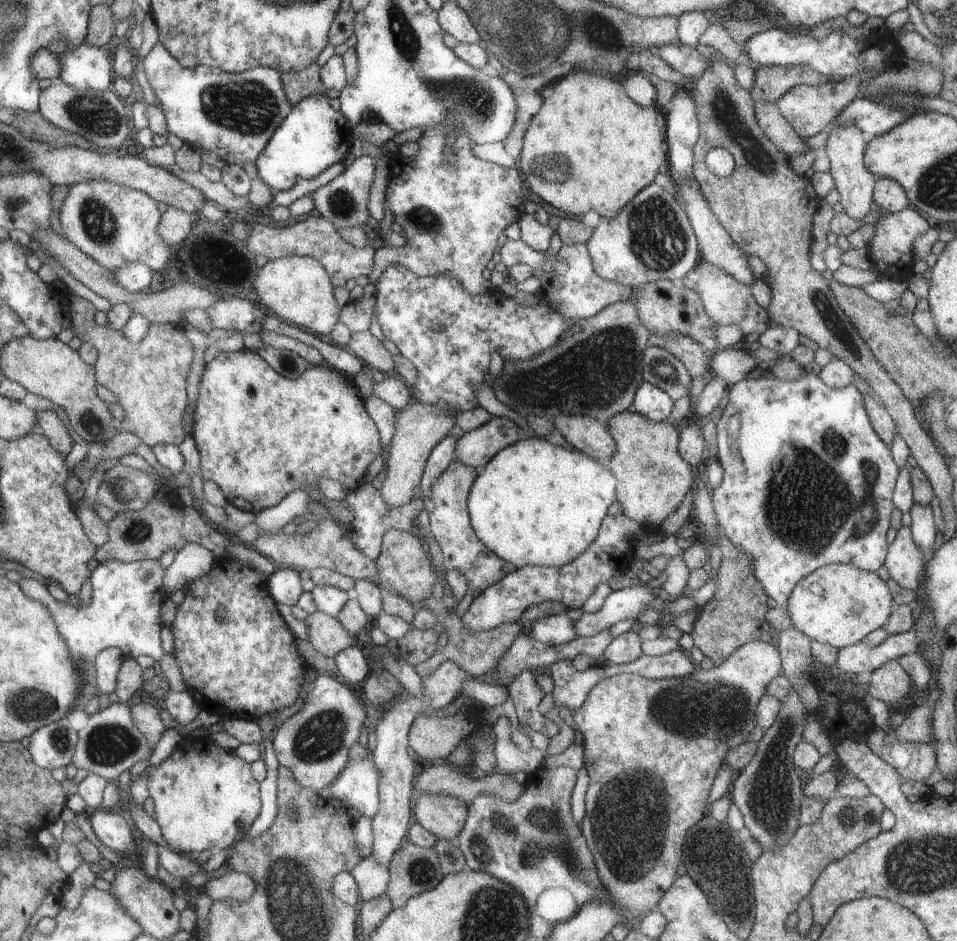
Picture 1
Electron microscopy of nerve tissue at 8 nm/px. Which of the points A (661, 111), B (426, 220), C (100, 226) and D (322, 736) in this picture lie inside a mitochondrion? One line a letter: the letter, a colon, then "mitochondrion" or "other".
A: other
B: mitochondrion
C: mitochondrion
D: mitochondrion

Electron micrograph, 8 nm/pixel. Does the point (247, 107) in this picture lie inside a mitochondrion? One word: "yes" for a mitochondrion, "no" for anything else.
yes

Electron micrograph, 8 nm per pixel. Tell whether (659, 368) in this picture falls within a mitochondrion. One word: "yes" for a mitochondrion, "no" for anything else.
yes

